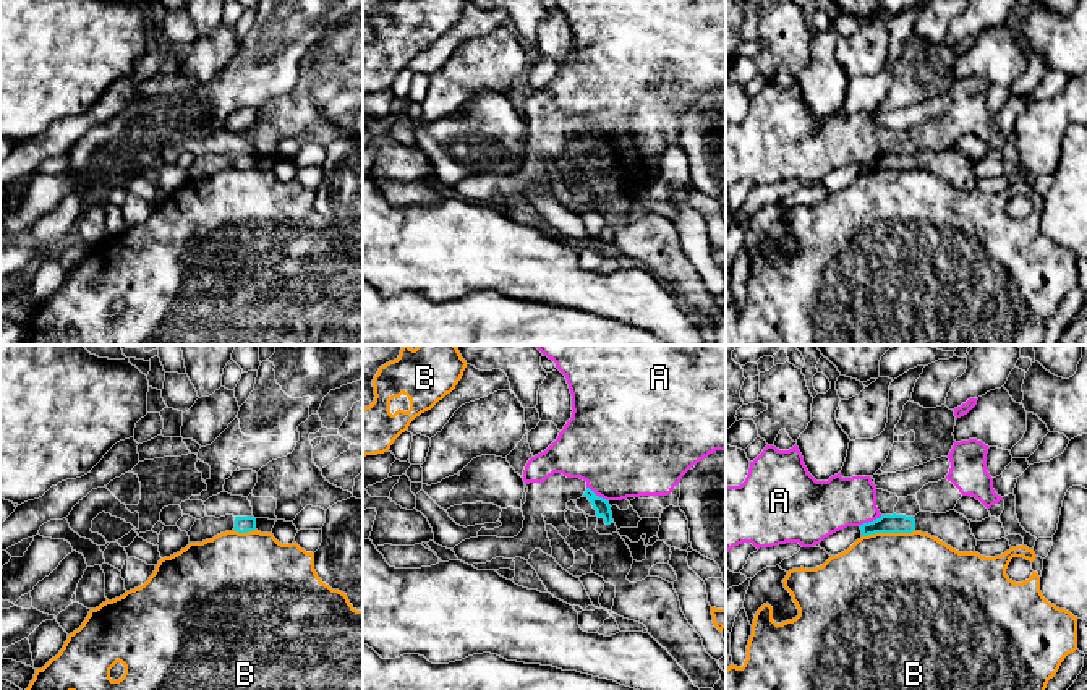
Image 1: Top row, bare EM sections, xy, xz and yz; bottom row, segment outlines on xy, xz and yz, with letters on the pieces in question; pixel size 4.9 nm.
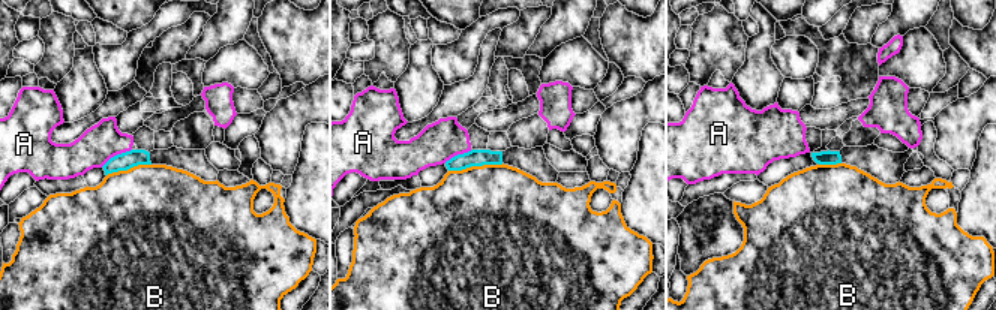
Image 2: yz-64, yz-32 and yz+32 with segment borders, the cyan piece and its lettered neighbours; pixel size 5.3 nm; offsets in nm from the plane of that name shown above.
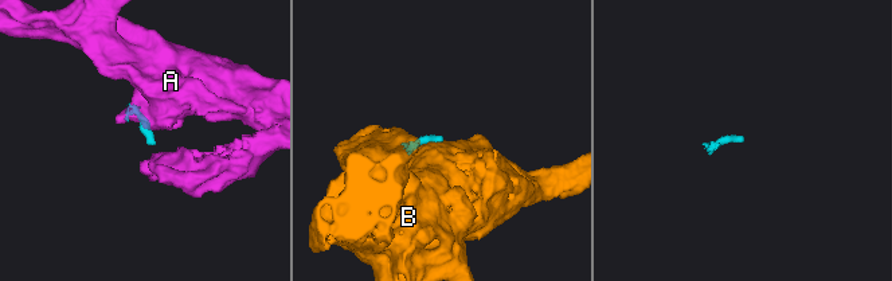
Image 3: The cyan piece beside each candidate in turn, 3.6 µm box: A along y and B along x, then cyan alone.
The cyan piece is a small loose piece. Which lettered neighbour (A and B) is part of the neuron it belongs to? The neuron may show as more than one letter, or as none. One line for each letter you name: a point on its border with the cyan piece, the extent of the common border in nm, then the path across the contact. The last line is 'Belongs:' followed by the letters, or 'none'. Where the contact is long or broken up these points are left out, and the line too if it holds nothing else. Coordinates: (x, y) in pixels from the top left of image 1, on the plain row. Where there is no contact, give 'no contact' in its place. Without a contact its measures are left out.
Belongs: none

